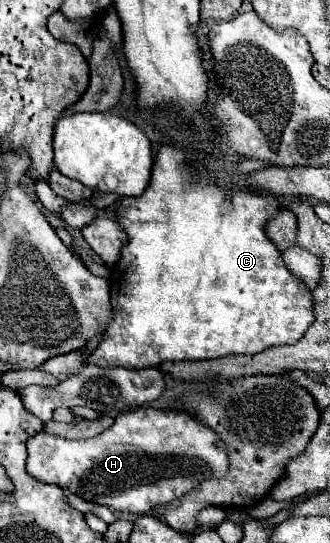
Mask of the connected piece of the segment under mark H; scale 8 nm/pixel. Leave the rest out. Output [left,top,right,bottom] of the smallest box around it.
[26,409,228,515]

